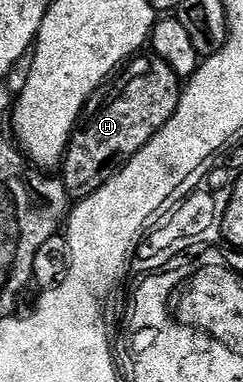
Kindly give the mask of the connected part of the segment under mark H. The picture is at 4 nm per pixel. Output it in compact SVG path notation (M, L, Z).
M153 53L135 54L113 78L103 83L82 110L82 117L78 121L78 126L74 128L74 133L70 137L70 146L67 147L62 160L64 173L61 172L60 178L71 198L86 198L91 195L97 188L102 187L123 163L140 149L144 149L150 138L176 113L179 94L178 74L159 55Z

